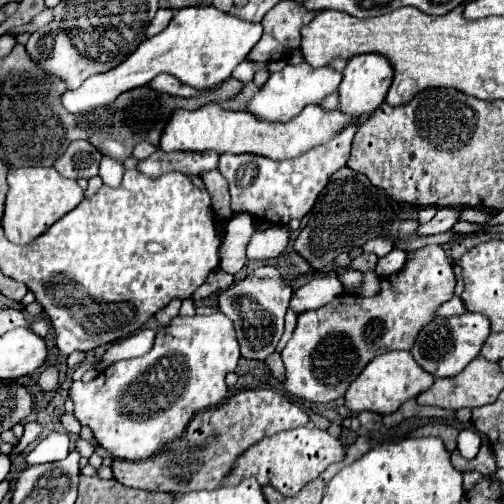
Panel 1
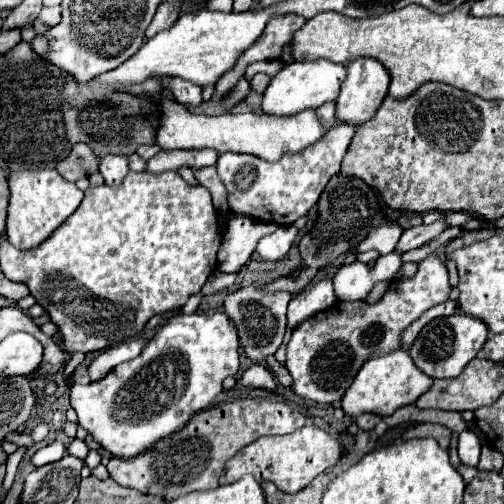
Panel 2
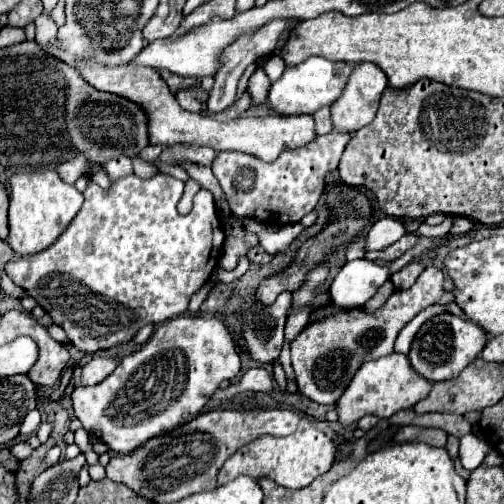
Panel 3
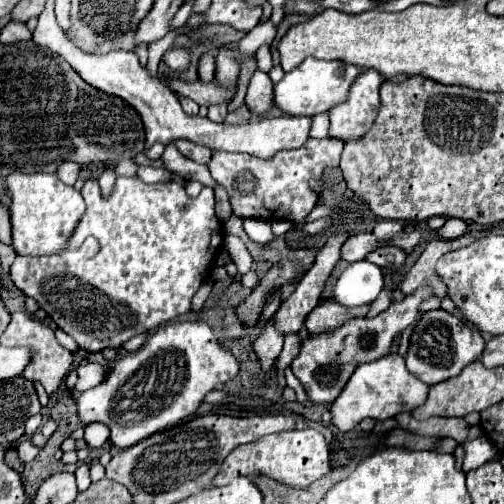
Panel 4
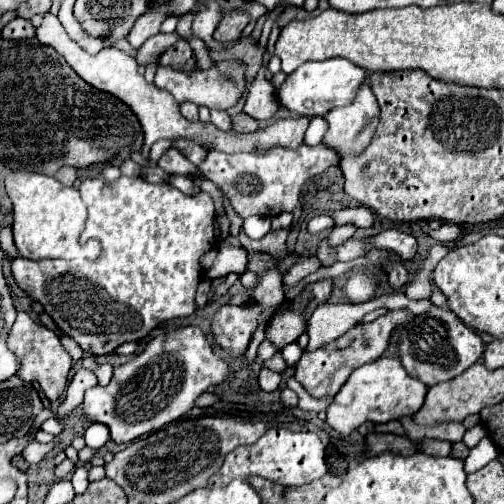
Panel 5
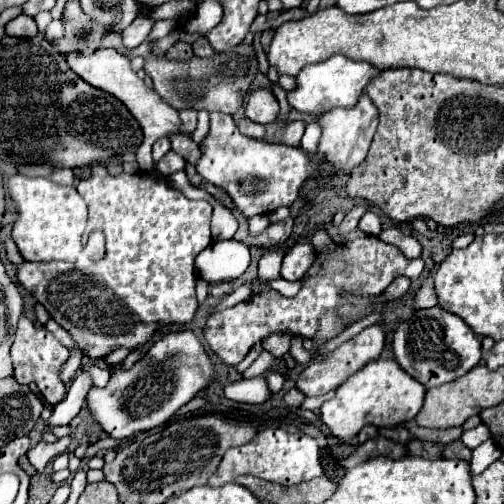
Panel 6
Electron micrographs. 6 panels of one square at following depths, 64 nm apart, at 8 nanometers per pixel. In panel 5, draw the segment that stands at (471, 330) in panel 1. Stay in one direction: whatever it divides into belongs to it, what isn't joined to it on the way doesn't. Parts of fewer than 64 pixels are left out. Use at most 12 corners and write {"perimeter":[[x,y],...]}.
{"perimeter":[[430,308],[402,330],[400,360],[426,386],[484,352],[454,312]]}

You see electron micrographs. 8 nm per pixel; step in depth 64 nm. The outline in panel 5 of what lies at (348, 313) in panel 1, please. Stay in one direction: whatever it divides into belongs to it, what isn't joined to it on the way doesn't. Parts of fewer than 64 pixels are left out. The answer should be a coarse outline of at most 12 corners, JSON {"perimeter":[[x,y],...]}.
{"perimeter":[[408,308],[356,324],[312,352],[294,378],[334,398],[352,370],[380,358]]}

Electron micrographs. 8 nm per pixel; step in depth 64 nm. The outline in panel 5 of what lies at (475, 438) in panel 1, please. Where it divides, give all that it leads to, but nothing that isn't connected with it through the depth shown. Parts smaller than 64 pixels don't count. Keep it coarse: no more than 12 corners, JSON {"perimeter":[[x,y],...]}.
{"perimeter":[[482,438],[464,460],[466,472],[476,472],[498,458],[494,442]]}

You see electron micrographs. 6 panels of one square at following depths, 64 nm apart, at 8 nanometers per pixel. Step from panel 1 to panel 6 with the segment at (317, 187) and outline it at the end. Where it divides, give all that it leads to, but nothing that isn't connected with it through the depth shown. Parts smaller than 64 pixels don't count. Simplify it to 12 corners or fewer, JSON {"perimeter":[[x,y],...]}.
{"perimeter":[[210,114],[196,172],[246,216],[290,208],[326,158]]}

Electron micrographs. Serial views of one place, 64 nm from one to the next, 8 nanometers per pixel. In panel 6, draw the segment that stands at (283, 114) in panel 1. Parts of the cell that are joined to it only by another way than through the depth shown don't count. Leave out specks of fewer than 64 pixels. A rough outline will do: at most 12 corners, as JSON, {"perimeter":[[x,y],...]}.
{"perimeter":[[342,54],[304,66],[286,92],[294,110],[320,116],[354,106],[368,62]]}

